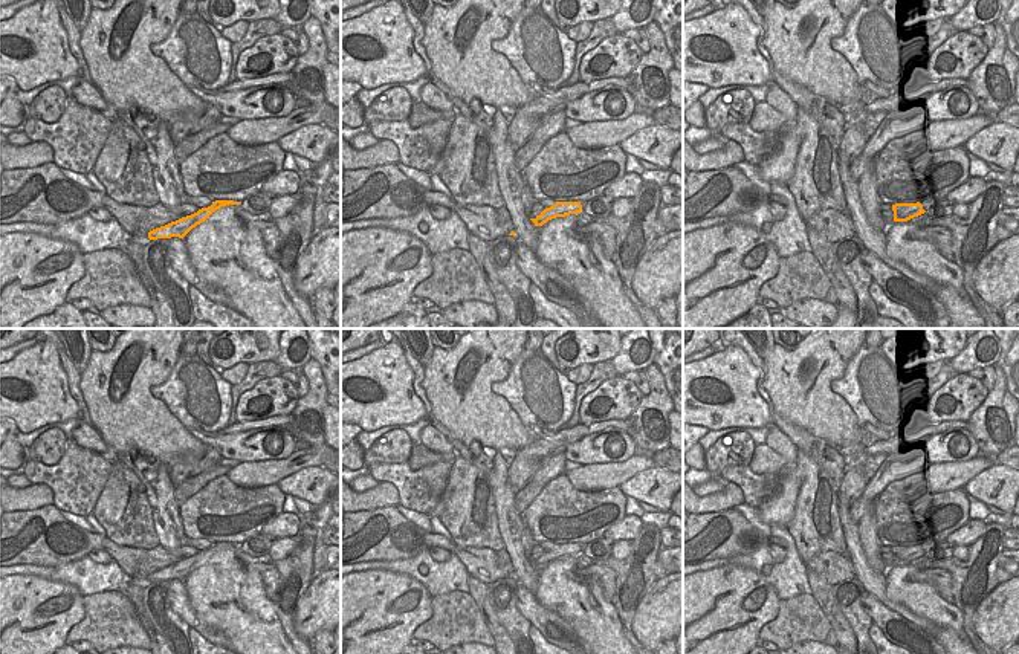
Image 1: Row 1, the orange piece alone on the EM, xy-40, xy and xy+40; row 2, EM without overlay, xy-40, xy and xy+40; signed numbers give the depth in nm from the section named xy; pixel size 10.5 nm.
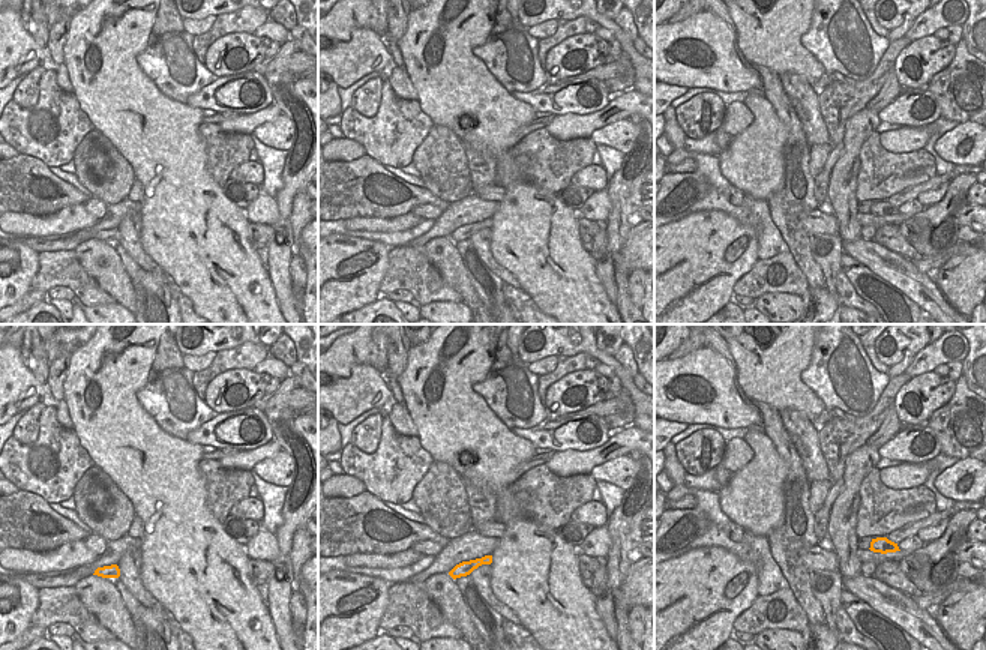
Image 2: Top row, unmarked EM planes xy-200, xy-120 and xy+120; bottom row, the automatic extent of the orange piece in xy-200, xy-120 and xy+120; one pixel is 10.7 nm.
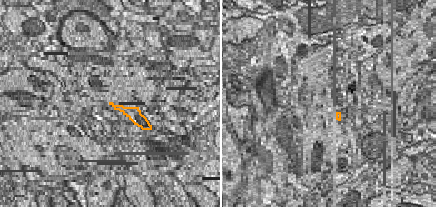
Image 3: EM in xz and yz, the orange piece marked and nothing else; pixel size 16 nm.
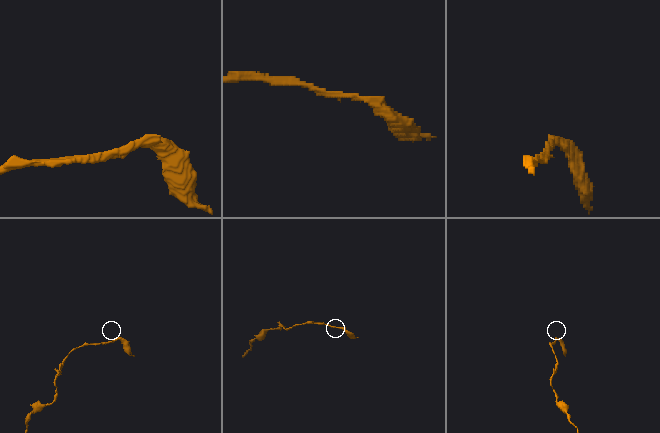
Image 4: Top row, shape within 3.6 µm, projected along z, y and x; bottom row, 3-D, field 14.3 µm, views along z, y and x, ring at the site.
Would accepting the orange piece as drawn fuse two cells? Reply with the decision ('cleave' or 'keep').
cleave

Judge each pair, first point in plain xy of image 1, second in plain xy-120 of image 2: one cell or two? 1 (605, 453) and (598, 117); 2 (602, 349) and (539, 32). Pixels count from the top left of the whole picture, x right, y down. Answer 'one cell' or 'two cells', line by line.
1: two cells
2: two cells

